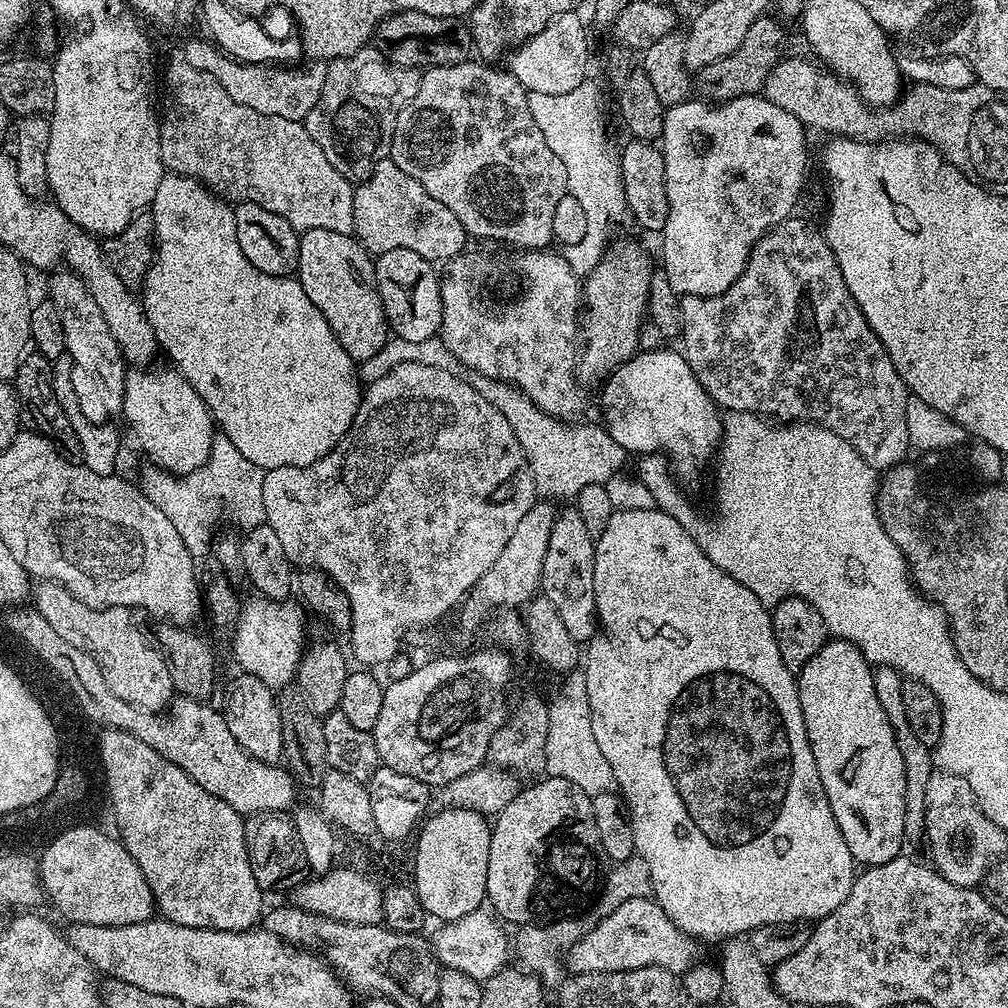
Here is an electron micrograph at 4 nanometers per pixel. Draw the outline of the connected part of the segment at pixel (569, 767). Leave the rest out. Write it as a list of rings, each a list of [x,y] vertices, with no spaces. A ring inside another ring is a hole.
[[[583,670],[567,673],[563,677],[564,686],[556,698],[548,704],[550,730],[546,734],[546,754],[544,766],[548,776],[566,778],[574,782],[589,796],[599,792],[613,791],[612,767],[598,747],[598,738],[594,738],[594,722],[590,718],[590,698],[586,694],[586,674]]]

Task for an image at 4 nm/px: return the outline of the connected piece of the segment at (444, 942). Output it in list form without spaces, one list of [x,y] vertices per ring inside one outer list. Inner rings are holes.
[[[477,910],[462,914],[462,918],[457,920],[441,923],[440,929],[430,936],[430,943],[436,959],[444,968],[462,970],[462,974],[470,974],[470,978],[483,982],[498,974],[509,963],[510,936],[508,940],[503,926],[505,927],[491,911]]]

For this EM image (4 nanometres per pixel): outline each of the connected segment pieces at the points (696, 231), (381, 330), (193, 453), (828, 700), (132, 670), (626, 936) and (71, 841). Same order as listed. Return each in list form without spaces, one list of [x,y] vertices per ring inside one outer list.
[[[763,94],[755,96],[739,96],[727,102],[709,102],[699,98],[689,98],[680,104],[671,105],[664,114],[664,129],[659,138],[666,166],[666,202],[670,206],[670,214],[666,218],[666,226],[662,233],[664,239],[664,264],[662,271],[670,278],[670,286],[681,296],[720,296],[746,270],[752,247],[772,228],[777,228],[782,221],[789,219],[804,192],[804,174],[808,170],[808,140],[806,129],[801,120],[794,118],[790,110],[782,110],[782,106],[774,106]]]
[[[306,230],[300,233],[298,266],[295,275],[310,302],[322,310],[322,318],[330,322],[334,338],[342,342],[342,350],[357,362],[374,358],[390,338],[388,319],[378,294],[376,266],[367,248],[355,235],[334,234],[334,230]]]
[[[132,366],[124,373],[124,411],[122,420],[128,423],[130,431],[136,435],[140,443],[139,451],[149,456],[148,460],[153,465],[163,468],[165,471],[184,476],[190,471],[198,470],[211,452],[212,440],[218,435],[214,427],[212,412],[202,402],[202,398],[186,382],[179,372],[168,368],[154,368],[156,366]]]
[[[829,639],[827,644],[806,662],[806,666],[799,669],[796,689],[802,706],[802,714],[806,722],[806,738],[810,742],[810,750],[814,754],[814,762],[818,766],[818,778],[822,778],[822,790],[826,790],[826,798],[830,802],[830,810],[834,810],[834,818],[838,822],[838,830],[842,830],[842,838],[846,838],[846,846],[850,846],[853,861],[860,866],[885,864],[901,855],[903,844],[906,844],[904,823],[906,822],[906,770],[902,766],[902,754],[898,751],[898,742],[894,738],[894,730],[890,726],[890,718],[886,718],[886,710],[878,703],[878,694],[874,694],[873,665],[868,663],[862,653],[850,642]]]
[[[52,580],[39,581],[31,589],[30,600],[36,612],[46,618],[50,629],[55,629],[62,642],[81,648],[94,658],[94,662],[98,662],[98,670],[102,670],[106,686],[110,686],[122,702],[145,710],[167,709],[174,696],[170,670],[155,643],[144,637],[145,629],[136,624],[133,609],[91,608],[86,606],[86,602],[78,602],[70,590]]]
[[[630,898],[630,902],[622,902],[614,914],[602,918],[590,934],[567,948],[566,968],[572,974],[594,974],[658,966],[662,970],[683,974],[697,967],[696,948],[697,941],[670,922],[666,910],[662,910],[655,899]]]
[[[68,828],[52,841],[49,839],[39,853],[40,887],[44,889],[47,903],[52,903],[72,924],[122,927],[153,919],[150,886],[138,862],[112,836],[96,828]]]

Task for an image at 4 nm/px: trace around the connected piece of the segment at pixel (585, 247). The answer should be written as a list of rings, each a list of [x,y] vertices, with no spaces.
[[[586,78],[567,94],[529,92],[528,105],[538,130],[542,130],[542,138],[546,138],[546,146],[550,146],[550,150],[558,154],[562,166],[566,166],[567,195],[573,196],[586,209],[586,234],[582,242],[564,248],[562,255],[576,273],[590,273],[608,251],[616,224],[628,216],[618,152],[608,141],[604,116],[600,113],[600,88],[592,78]]]

